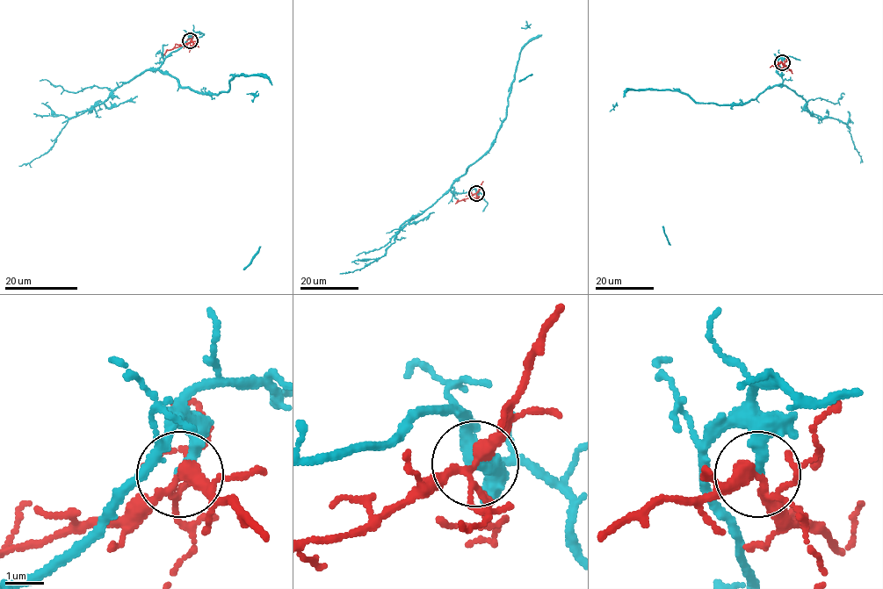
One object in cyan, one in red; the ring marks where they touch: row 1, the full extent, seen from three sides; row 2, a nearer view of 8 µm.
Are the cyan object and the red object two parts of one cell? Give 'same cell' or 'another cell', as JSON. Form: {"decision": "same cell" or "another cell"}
{"decision": "another cell"}

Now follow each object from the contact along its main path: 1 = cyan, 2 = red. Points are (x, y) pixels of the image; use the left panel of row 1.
1: (190, 40), (158, 68), (182, 86), (216, 94), (237, 75), (270, 81), (253, 100), (259, 247), (242, 269)
2: (190, 40), (168, 50), (163, 55)

